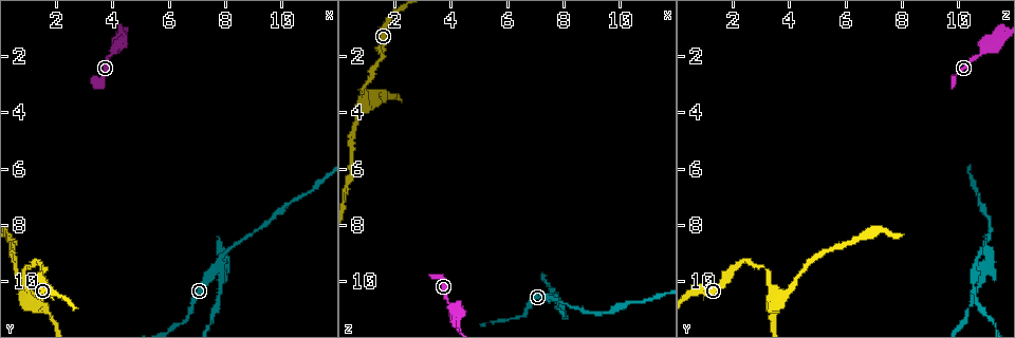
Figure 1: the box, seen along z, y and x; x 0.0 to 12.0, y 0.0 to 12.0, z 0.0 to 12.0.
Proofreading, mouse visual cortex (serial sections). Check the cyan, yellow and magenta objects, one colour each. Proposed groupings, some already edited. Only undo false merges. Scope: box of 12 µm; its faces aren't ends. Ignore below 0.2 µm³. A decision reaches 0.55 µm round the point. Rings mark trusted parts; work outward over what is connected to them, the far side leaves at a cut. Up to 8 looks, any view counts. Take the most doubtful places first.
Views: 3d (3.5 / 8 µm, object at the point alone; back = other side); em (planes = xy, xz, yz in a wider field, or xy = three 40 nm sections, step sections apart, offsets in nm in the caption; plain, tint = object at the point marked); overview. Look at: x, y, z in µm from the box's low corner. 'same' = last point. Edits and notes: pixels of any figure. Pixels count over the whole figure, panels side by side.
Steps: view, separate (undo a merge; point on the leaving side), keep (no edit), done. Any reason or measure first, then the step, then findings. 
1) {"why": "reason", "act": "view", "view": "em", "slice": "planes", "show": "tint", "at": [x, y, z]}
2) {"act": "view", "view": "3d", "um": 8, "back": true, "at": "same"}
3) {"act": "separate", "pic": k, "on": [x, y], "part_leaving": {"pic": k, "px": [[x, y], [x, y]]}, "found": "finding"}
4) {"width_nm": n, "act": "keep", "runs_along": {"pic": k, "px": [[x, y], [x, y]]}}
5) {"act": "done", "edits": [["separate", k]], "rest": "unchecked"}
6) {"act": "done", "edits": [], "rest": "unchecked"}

{"why": "sharp bend", "act": "view", "view": "3d", "um": 3.5, "at": [7.7, 9.5, 10.6]}

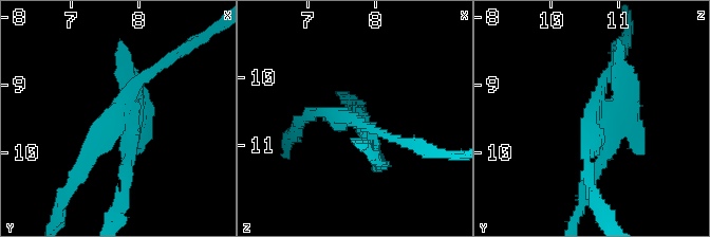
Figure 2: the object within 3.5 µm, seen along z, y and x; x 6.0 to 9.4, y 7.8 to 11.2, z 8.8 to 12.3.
{"why": "now the EM", "act": "view", "view": "em", "slice": "planes", "show": "tint", "at": [7.75, 9.50, 10.70]}

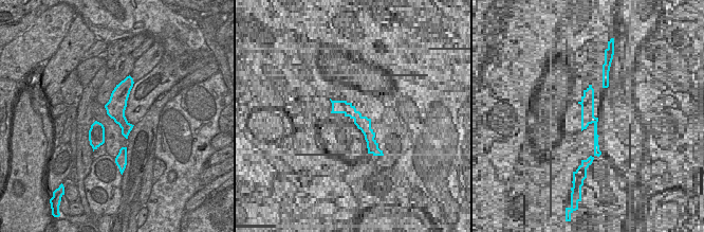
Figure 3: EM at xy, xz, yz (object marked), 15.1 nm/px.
{"act": "separate", "pic": 2, "on": [126, 59], "border": {"pic": 3, "px": [[126, 120], [121, 127]]}, "found": "two cells meet here"}

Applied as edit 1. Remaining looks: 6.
{"why": "see it whole again", "act": "view", "view": "overview"}

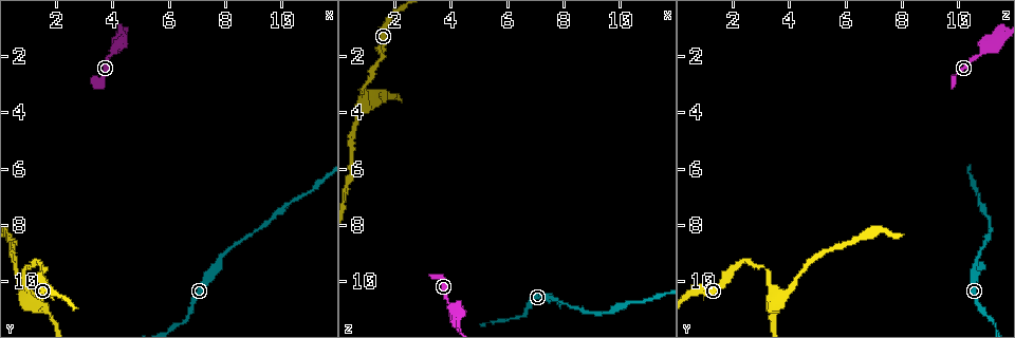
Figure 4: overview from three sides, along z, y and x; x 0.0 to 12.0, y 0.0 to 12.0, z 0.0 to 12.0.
{"why": "three-way junction", "act": "view", "view": "3d", "um": 3.5, "at": [1.0, 10.5, 3.6]}

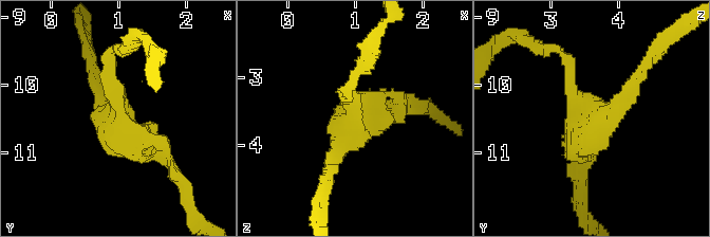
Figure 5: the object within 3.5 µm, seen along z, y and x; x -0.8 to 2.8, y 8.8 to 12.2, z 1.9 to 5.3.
{"act": "view", "view": "em", "slice": "xy", "step": 5, "show": "tint", "at": [0.95, 10.45, 3.70]}

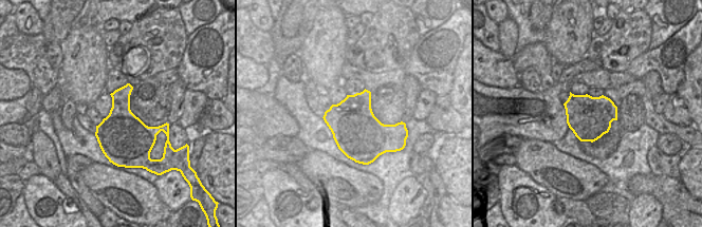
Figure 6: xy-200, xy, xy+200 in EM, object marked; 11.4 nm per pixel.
{"why": "cut it another way", "act": "view", "view": "em", "slice": "planes", "show": "tint", "at": "same"}

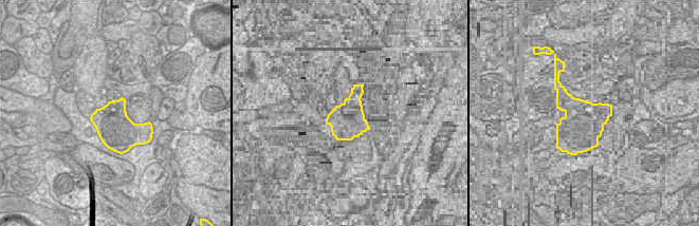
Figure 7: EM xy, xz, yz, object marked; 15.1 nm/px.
{"act": "keep", "runs_along": {"pic": 5, "px": [[347, 92], [353, 120], [328, 165]]}, "found": "all the same cell"}

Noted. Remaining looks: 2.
{"why": "sudden change in width", "act": "view", "view": "3d", "um": 3.5, "at": [4.1, 1.8, 10.9]}

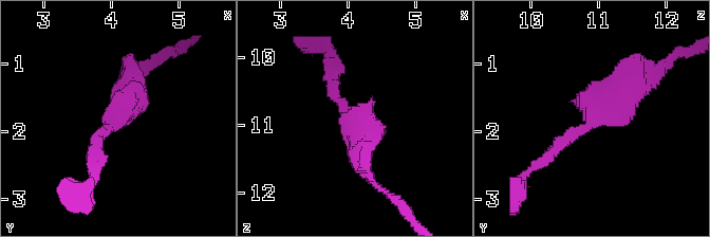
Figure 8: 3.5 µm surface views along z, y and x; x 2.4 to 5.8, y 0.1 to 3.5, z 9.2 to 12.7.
{"why": "now the EM", "act": "view", "view": "em", "slice": "planes", "show": "tint", "at": [4.10, 1.80, 10.95]}

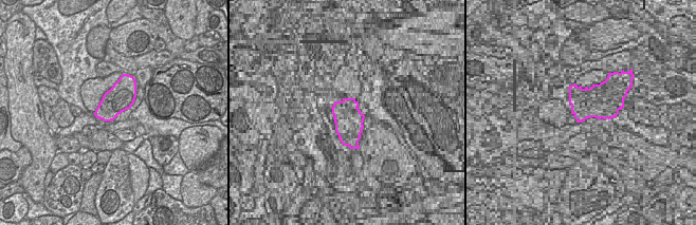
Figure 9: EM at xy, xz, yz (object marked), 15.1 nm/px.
{"act": "keep", "runs_along": {"pic": 8, "px": [[545, 160], [613, 105], [634, 69]]}, "found": "one cell here"}

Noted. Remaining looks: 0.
{"act": "done", "edits": [["separate", 2]], "rest": "unchecked"}

